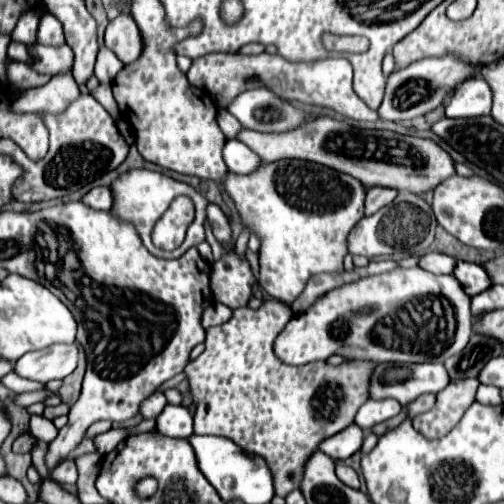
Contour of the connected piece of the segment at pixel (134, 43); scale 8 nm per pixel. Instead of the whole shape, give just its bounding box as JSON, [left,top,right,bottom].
[106,14,142,62]

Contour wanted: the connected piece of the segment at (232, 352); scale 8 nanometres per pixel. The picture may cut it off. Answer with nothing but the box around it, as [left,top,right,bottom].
[184,300,376,496]

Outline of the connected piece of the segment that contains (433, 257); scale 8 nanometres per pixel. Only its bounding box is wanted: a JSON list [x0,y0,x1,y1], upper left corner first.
[418,252,456,274]

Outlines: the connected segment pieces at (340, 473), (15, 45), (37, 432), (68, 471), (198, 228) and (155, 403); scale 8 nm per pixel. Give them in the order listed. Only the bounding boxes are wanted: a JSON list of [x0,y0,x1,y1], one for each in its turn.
[[336,464,360,488],[8,42,32,64],[30,414,58,442],[50,458,78,484],[112,168,208,258],[140,390,166,420]]

